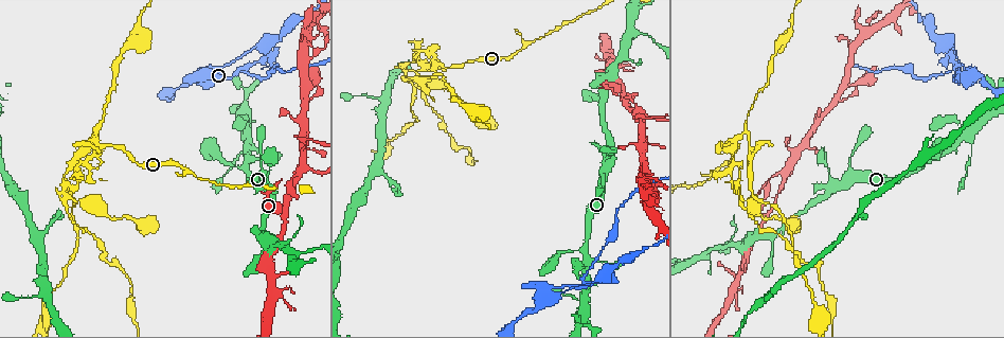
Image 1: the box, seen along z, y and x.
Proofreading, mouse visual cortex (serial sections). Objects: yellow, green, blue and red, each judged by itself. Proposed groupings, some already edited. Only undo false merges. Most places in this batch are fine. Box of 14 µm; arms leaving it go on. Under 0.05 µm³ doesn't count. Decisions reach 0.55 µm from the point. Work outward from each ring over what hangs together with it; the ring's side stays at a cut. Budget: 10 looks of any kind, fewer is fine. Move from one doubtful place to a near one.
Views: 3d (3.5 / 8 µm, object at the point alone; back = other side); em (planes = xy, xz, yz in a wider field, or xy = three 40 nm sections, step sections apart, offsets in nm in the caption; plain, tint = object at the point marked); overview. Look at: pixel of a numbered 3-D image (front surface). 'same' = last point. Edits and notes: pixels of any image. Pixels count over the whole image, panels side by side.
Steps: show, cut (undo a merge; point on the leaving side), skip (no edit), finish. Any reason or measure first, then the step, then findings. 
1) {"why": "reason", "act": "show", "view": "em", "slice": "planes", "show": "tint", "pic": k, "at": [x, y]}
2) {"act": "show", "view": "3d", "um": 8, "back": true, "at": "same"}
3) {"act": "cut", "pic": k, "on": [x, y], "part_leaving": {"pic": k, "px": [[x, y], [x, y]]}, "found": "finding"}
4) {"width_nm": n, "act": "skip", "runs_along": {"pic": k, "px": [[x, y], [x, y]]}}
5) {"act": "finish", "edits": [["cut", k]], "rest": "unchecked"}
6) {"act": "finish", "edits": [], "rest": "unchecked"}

{"why": "sudden change in width", "act": "show", "view": "3d", "um": 3.5, "pic": 1, "at": [608, 154]}

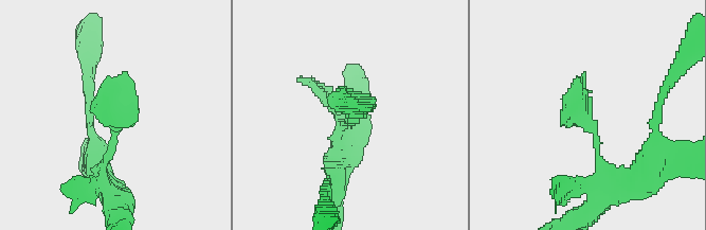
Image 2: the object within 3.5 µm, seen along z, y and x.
{"act": "show", "view": "em", "slice": "xy", "step": 1, "show": "tint", "pic": 2, "at": [349, 116]}

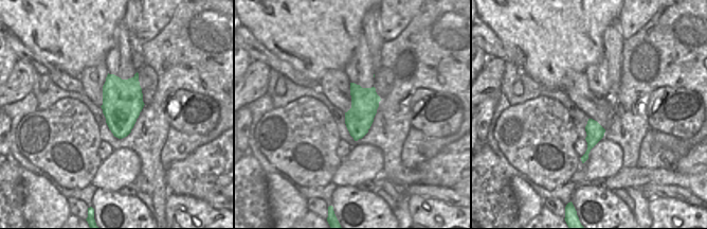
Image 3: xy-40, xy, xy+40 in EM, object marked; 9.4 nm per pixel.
{"act": "skip", "runs_along": {"pic": 2, "px": [[107, 187], [110, 95], [126, 73]]}, "found": "continuous, no second cell"}

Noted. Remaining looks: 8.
{"why": "sharp bend", "act": "show", "view": "3d", "um": 3.5, "pic": 1, "at": [638, 111]}

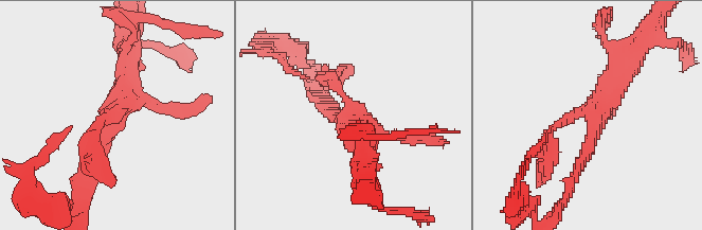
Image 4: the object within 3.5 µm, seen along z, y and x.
{"arms": 4, "arm_widths_nm": [150, 150, 150, 300], "why": "now the EM", "act": "show", "view": "em", "slice": "planes", "show": "tint", "pic": 4, "at": [593, 114]}

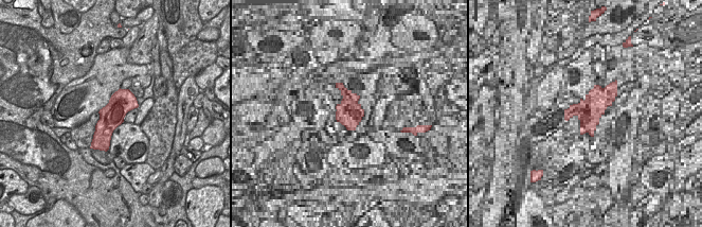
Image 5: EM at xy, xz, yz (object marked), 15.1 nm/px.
{"act": "skip", "runs_along": {"pic": 4, "px": [[574, 175], [593, 112], [628, 57]]}, "found": "continuous, no second cell"}

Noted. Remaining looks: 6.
{"why": "three-way junction", "act": "show", "view": "3d", "um": 8, "pic": 1, "at": [245, 70]}

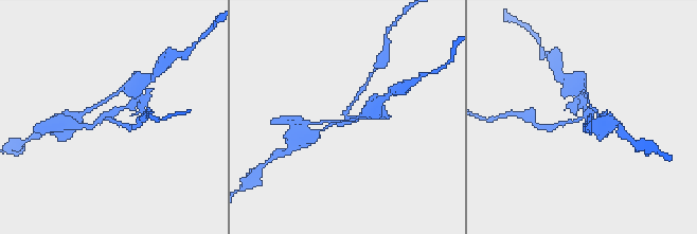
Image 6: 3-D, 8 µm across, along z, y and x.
{"act": "show", "view": "3d", "um": 3.5, "pic": 6, "at": [108, 113]}

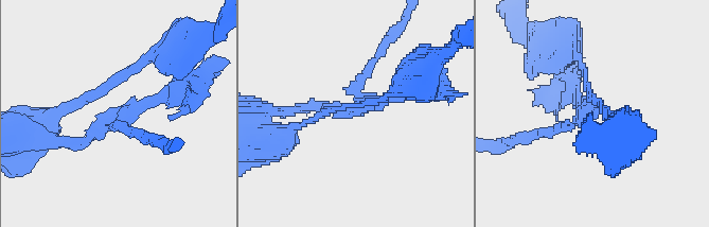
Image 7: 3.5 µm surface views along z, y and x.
{"arm_widths_nm": [150, 150, 150], "act": "skip", "runs_along": {"pic": 7, "px": [[51, 141], [83, 141], [174, 89]]}, "found": "all the same cell"}

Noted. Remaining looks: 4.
{"why": "a fork", "act": "show", "view": "3d", "um": 3.5, "pic": 1, "at": [440, 64]}

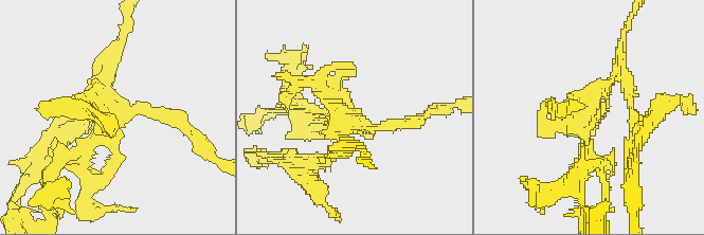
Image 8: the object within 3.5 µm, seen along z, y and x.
{"why": "shape alone is not enough", "act": "show", "view": "em", "slice": "xy", "step": 2, "show": "tint", "pic": 8, "at": [595, 114]}

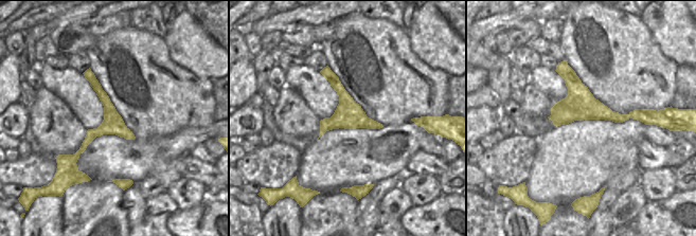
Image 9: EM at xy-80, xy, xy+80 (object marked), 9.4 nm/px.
{"act": "cut", "pic": 8, "on": [97, 109], "part_leaving": {"pic": 8, "px": [[137, 112], [58, 161]]}, "found": "a second cell is stuck on"}

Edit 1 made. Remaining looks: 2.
{"act": "finish", "edits": [["cut", 8]], "rest": "unchecked"}

